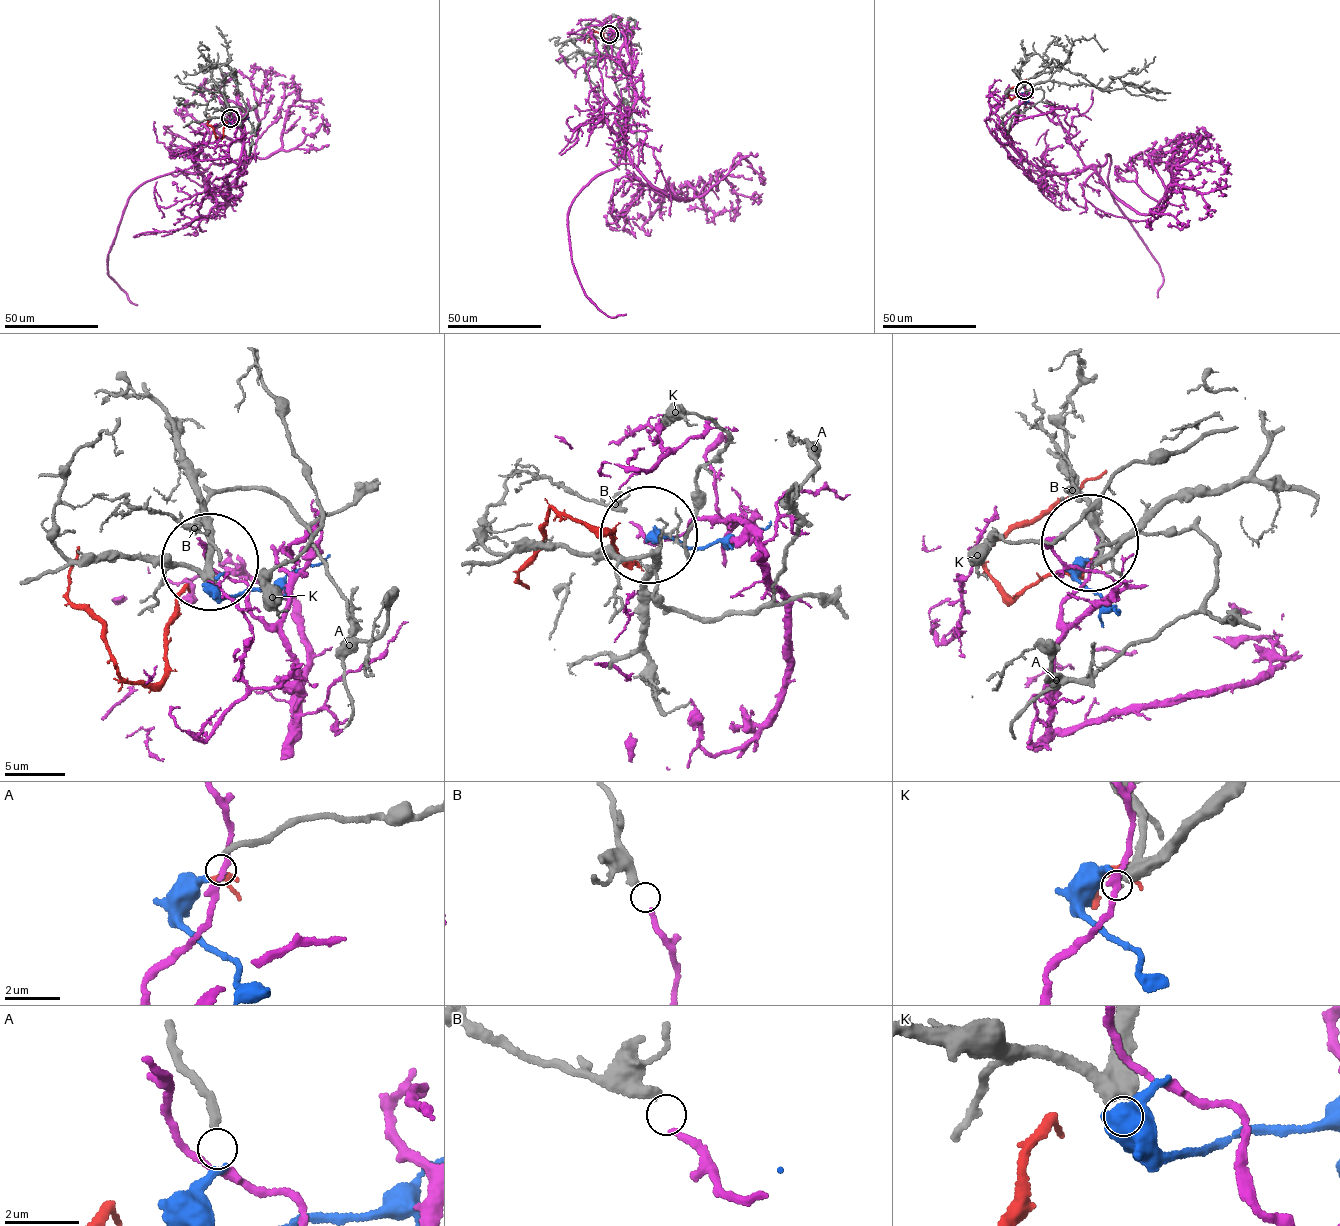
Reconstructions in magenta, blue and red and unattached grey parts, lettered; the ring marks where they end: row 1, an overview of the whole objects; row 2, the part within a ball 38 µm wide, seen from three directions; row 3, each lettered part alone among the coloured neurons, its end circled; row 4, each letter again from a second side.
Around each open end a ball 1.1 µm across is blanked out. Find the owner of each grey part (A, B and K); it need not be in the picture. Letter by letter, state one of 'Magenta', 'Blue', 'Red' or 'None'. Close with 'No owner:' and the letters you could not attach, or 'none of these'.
A: Blue
B: Magenta
K: None
No owner: K

